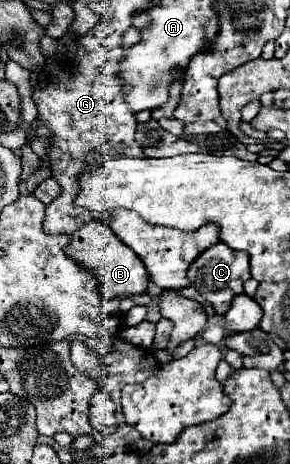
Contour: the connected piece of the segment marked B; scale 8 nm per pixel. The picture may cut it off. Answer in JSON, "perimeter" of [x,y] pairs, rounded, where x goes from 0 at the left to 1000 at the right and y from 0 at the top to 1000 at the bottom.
{"perimeter":[[[317,474],[290,483],[276,496],[262,496],[248,504],[241,526],[228,530],[228,547],[262,565],[290,565],[297,578],[338,591],[345,634],[359,642],[434,642],[503,629],[510,591],[490,560],[386,500],[386,491],[359,474]]]}

